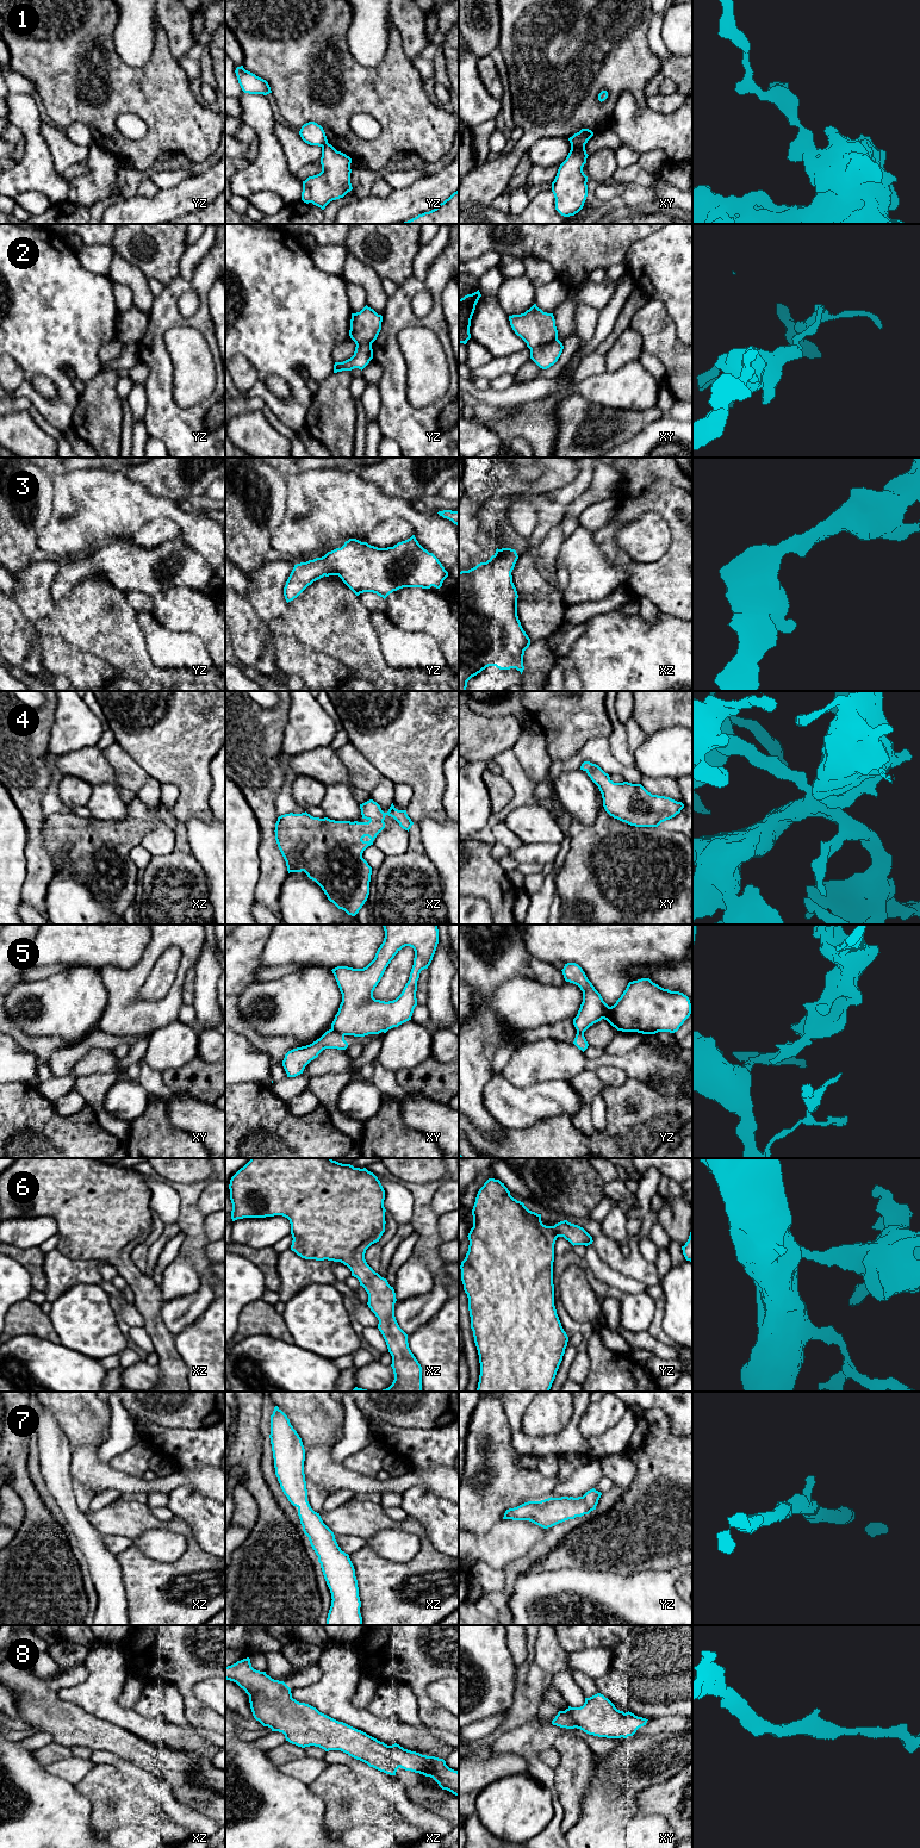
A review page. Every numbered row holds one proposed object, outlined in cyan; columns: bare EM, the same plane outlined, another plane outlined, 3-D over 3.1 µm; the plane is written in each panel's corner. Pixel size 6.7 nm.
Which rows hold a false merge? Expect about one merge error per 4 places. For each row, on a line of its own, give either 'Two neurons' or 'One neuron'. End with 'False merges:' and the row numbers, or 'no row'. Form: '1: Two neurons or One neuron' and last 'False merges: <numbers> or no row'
1: Two neurons
2: Two neurons
3: One neuron
4: One neuron
5: Two neurons
6: One neuron
7: One neuron
8: One neuron
False merges: 1, 2, 5

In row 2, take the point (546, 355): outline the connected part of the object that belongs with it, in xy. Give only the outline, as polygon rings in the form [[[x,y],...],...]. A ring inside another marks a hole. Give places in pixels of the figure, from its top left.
[[[559,340],[542,344],[530,350],[530,359],[542,369],[553,366],[562,353],[564,346]]]

